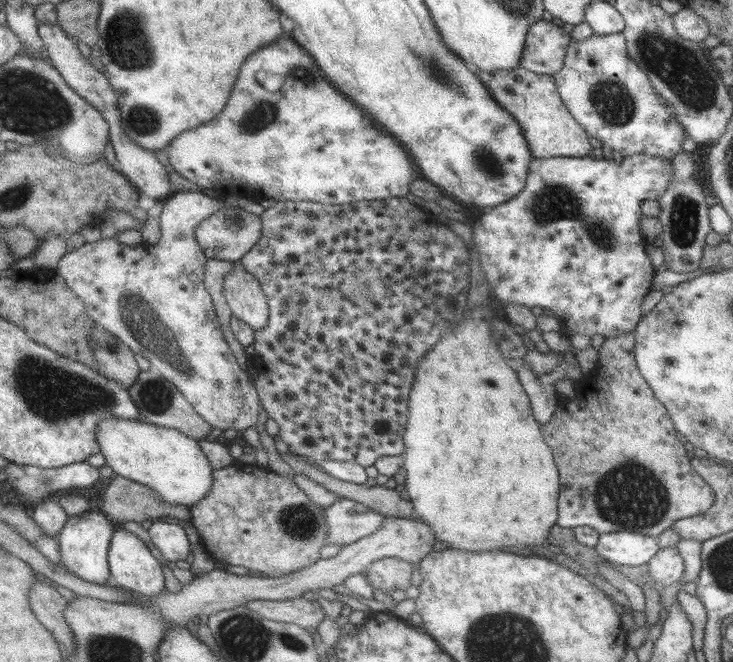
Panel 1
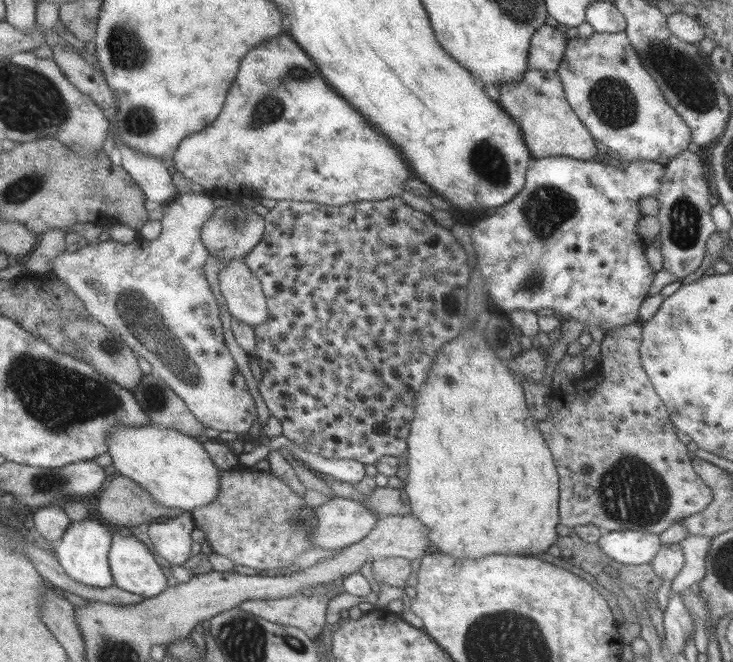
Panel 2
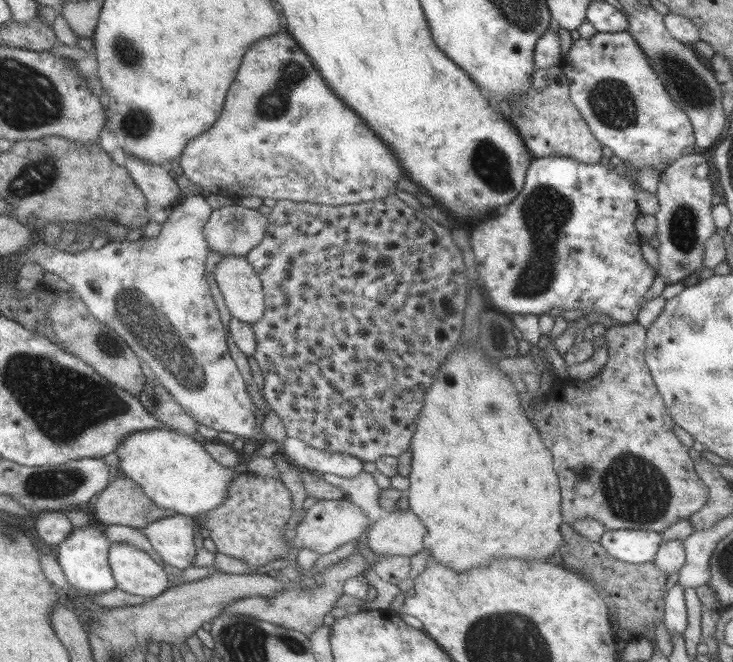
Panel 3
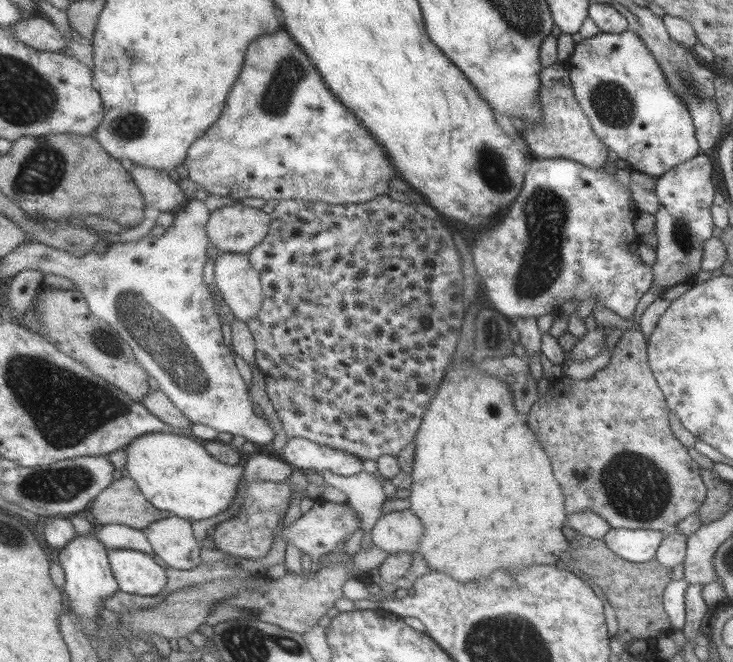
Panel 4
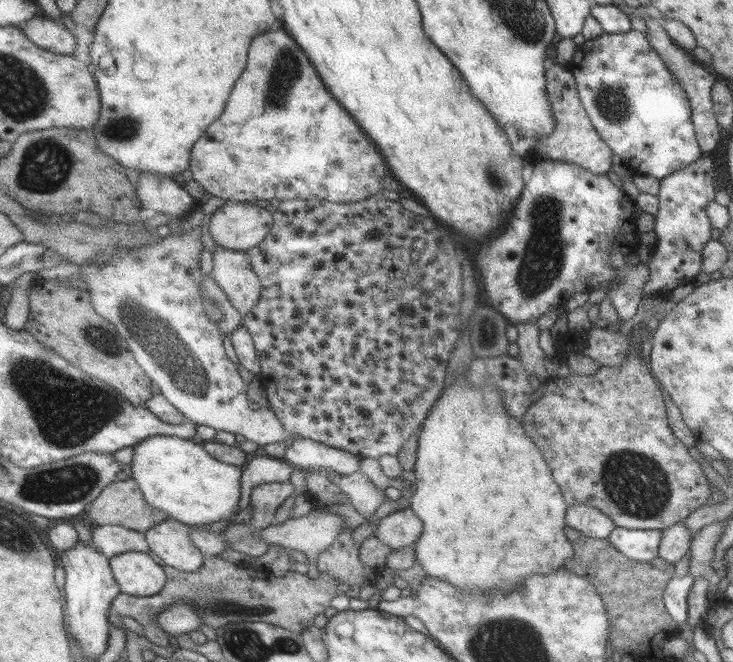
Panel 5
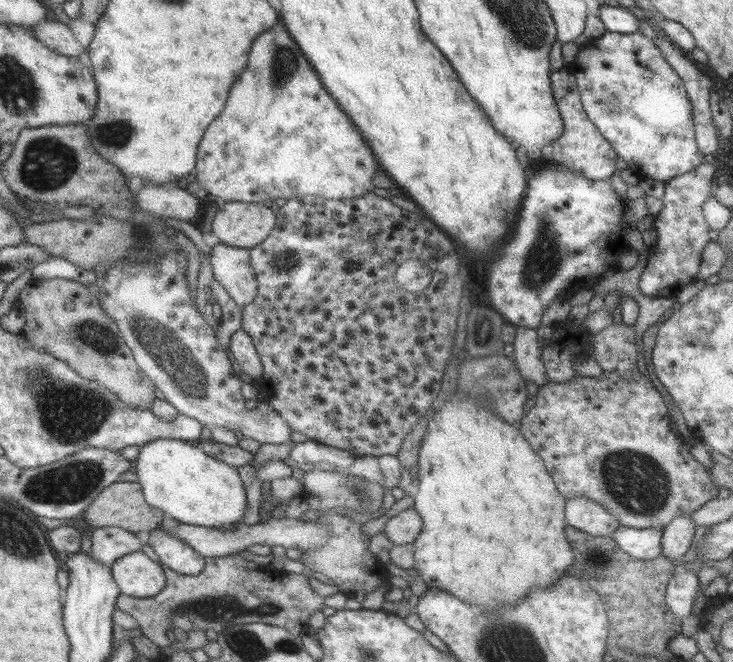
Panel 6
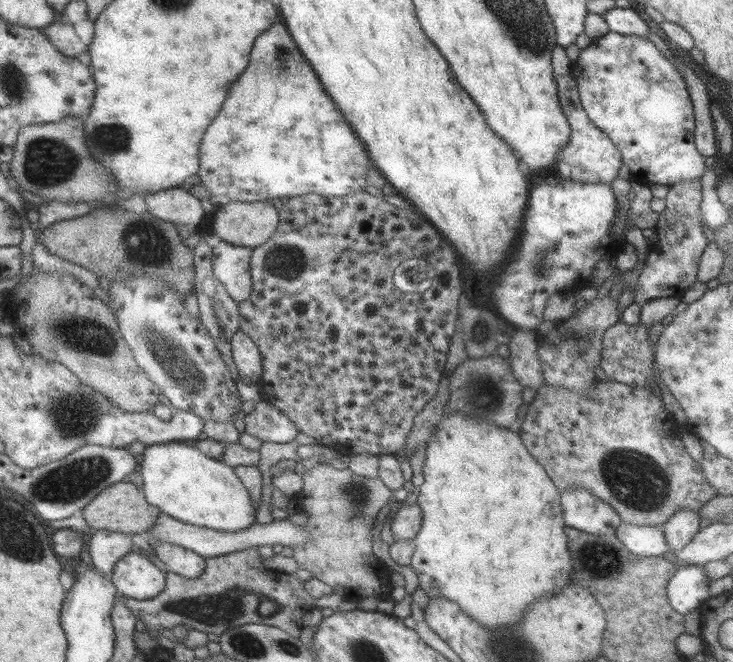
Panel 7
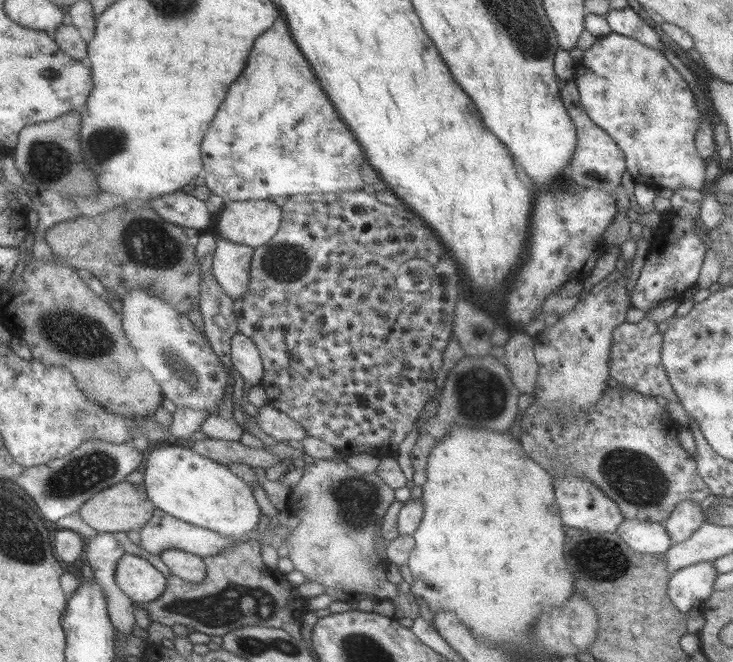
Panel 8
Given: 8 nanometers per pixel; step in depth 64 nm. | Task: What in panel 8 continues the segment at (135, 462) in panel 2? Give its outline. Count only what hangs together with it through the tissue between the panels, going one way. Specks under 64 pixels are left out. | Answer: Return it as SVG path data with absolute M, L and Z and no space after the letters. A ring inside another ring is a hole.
M189 445L151 446L141 469L150 502L178 520L238 540L254 531L260 522L262 512L250 485L232 473L228 465L200 456Z

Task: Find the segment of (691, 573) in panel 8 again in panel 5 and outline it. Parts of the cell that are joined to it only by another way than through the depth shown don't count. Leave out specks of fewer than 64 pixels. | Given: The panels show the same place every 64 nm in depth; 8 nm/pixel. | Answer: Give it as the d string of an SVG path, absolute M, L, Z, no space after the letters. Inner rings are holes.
M690 573L682 577L674 576L669 580L668 586L663 593L665 608L668 614L676 620L679 627L688 618L688 596L694 581L694 576Z

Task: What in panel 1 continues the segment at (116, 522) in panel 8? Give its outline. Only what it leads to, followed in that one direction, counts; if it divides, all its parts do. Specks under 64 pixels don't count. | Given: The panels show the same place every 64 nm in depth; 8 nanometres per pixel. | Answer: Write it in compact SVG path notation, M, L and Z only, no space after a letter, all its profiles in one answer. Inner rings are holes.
M113 476L102 497L101 512L108 518L123 522L154 521L161 516L173 516L191 522L191 512L184 504L168 504L162 496L140 482Z

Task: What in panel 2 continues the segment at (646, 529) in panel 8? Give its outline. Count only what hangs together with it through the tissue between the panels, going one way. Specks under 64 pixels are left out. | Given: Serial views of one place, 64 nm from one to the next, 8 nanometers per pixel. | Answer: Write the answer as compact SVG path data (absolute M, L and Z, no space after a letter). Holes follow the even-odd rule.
M635 530L604 532L597 543L606 556L625 565L651 563L663 545L660 535Z

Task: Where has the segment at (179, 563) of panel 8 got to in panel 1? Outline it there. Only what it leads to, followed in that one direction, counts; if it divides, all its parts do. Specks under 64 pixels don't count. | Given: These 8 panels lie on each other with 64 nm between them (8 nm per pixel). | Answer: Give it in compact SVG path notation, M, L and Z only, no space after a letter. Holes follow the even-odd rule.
M155 519L147 531L156 548L171 564L188 558L192 544L188 541L186 530L182 524Z

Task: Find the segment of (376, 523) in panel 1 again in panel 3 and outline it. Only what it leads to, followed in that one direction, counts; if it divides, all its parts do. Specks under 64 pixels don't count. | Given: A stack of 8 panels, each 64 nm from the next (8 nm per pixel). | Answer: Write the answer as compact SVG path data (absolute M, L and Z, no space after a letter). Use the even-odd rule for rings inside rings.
M348 498L328 500L320 499L315 505L306 510L306 514L295 528L294 542L299 549L314 550L318 554L334 552L347 542L353 539L359 540L368 529L368 516L362 512L360 506L356 506Z

